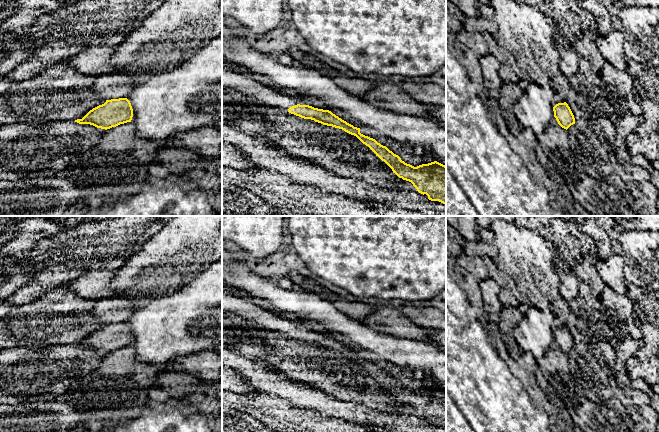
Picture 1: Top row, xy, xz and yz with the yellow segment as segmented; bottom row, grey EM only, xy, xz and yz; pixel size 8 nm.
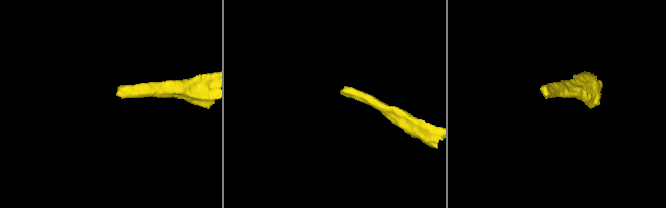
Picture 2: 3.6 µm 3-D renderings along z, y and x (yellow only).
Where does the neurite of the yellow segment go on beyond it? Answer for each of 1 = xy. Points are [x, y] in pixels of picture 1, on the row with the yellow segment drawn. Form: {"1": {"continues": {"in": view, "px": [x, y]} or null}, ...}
{"1": {"continues": null}}

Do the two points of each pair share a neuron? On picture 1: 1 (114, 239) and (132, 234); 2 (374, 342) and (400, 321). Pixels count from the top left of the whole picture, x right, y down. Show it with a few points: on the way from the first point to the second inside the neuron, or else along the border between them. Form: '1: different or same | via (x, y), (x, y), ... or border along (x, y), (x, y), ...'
1: same | via (118, 239), (124, 234), (128, 234)
2: different | border along (363, 324), (375, 330), (408, 339)

